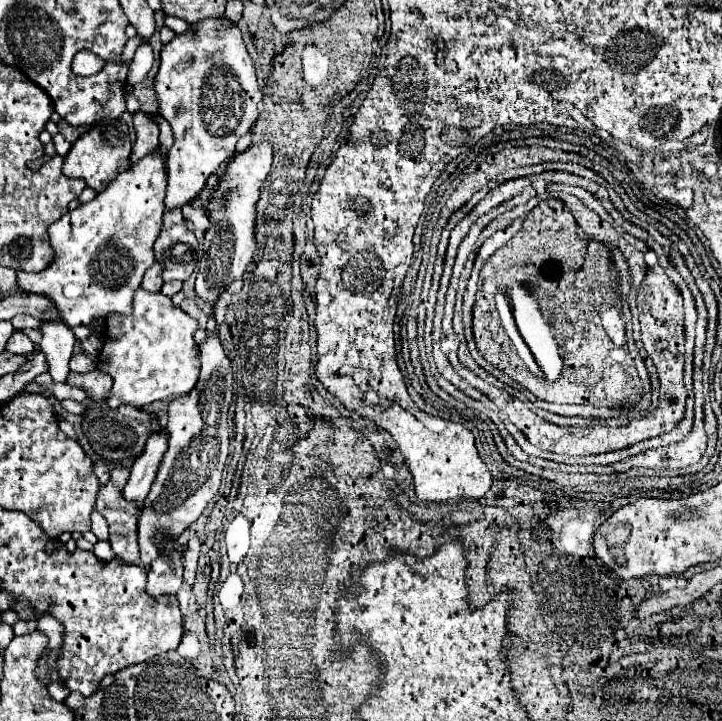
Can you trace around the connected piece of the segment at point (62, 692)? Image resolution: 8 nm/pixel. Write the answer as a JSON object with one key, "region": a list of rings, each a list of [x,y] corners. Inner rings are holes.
{"region":[[[52,682],[52,684],[48,684],[48,690],[50,690],[50,696],[54,696],[54,700],[60,700],[60,702],[64,702],[70,694],[70,690],[66,688],[64,682]]]}

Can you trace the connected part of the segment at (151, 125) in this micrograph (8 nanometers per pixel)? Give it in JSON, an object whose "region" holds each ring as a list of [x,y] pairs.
{"region":[[[142,110],[134,114],[134,130],[136,130],[136,144],[132,148],[132,164],[142,160],[158,146],[158,132],[160,132],[156,118]]]}

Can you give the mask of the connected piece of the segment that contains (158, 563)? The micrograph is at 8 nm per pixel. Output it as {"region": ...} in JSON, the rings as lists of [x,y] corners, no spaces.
{"region":[[[182,556],[156,558],[148,570],[146,592],[152,598],[160,596],[176,596],[182,584]]]}

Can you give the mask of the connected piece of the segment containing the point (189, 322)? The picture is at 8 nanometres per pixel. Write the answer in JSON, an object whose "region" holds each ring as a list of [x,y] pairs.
{"region":[[[142,288],[134,292],[134,310],[130,316],[108,316],[104,330],[104,348],[98,356],[98,368],[114,378],[108,406],[132,404],[144,408],[154,400],[178,398],[192,390],[196,384],[196,342],[194,332],[198,322],[180,308],[172,306],[172,300],[162,292],[150,294]]]}

